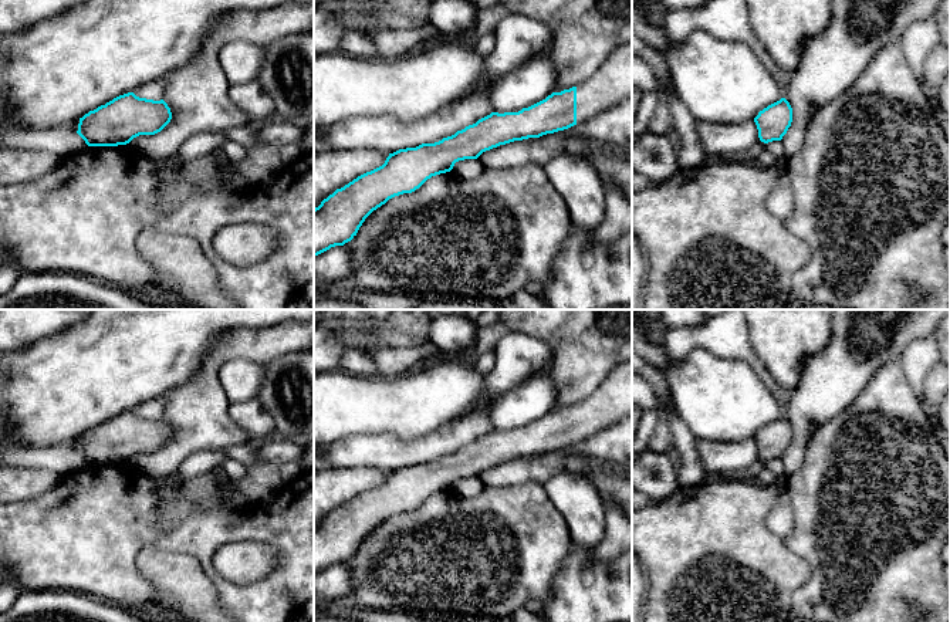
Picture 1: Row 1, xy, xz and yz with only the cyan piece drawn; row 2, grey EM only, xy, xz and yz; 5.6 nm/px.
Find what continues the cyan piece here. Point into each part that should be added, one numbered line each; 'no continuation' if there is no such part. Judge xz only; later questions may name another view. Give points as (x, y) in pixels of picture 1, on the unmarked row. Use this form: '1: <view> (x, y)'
1: xz (611, 402)

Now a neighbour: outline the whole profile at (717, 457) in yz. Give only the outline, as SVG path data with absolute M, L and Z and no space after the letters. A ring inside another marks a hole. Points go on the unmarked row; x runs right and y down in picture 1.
M754 437L740 443L711 440L690 440L690 443L697 449L701 467L707 476L736 476L760 460Z

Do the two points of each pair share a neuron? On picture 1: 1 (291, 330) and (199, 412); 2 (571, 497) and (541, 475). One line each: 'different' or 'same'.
1: same
2: different

